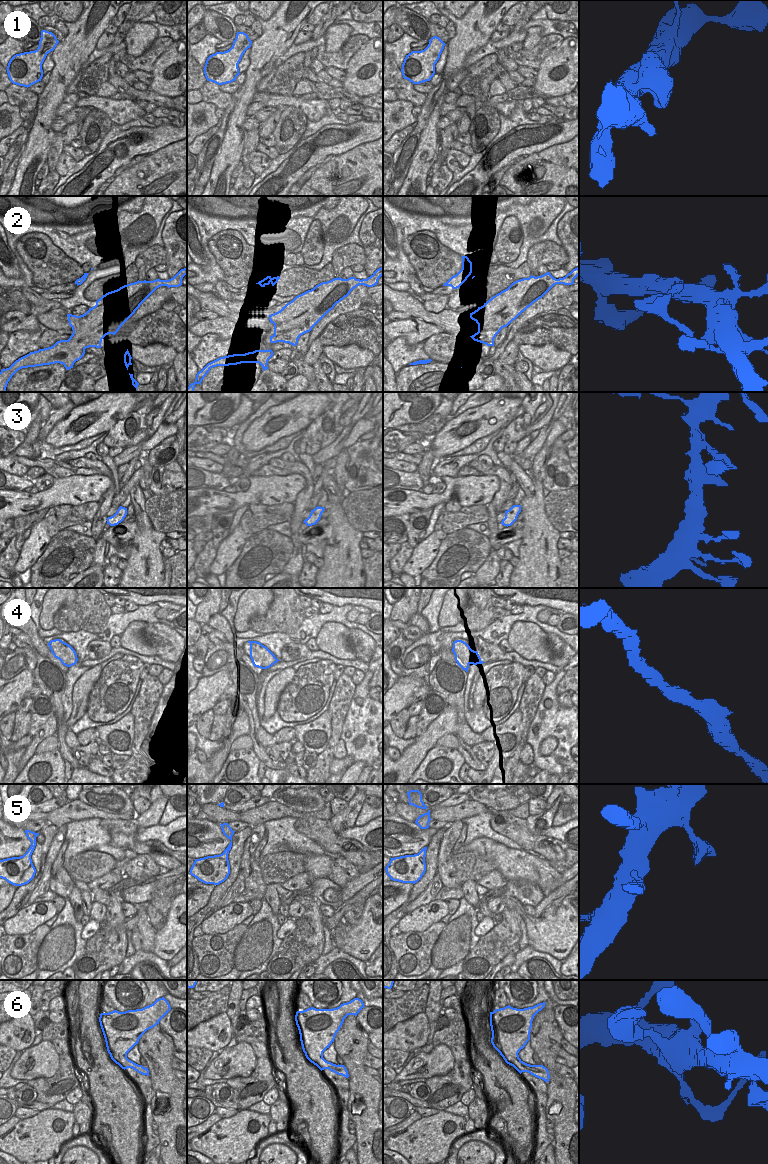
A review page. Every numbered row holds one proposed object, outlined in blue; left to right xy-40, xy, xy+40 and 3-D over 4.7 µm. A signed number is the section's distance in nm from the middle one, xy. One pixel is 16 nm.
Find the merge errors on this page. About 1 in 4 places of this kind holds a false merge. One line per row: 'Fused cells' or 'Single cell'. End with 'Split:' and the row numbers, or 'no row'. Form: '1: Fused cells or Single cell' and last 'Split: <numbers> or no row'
1: Single cell
2: Single cell
3: Single cell
4: Single cell
5: Single cell
6: Fused cells
Split: 6

